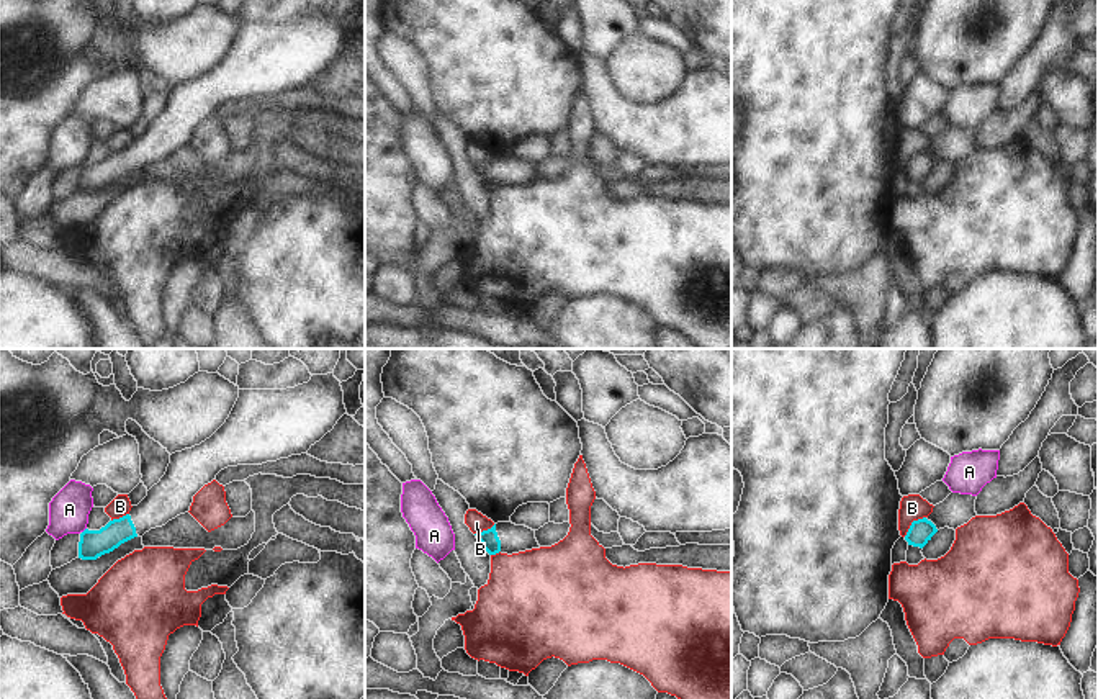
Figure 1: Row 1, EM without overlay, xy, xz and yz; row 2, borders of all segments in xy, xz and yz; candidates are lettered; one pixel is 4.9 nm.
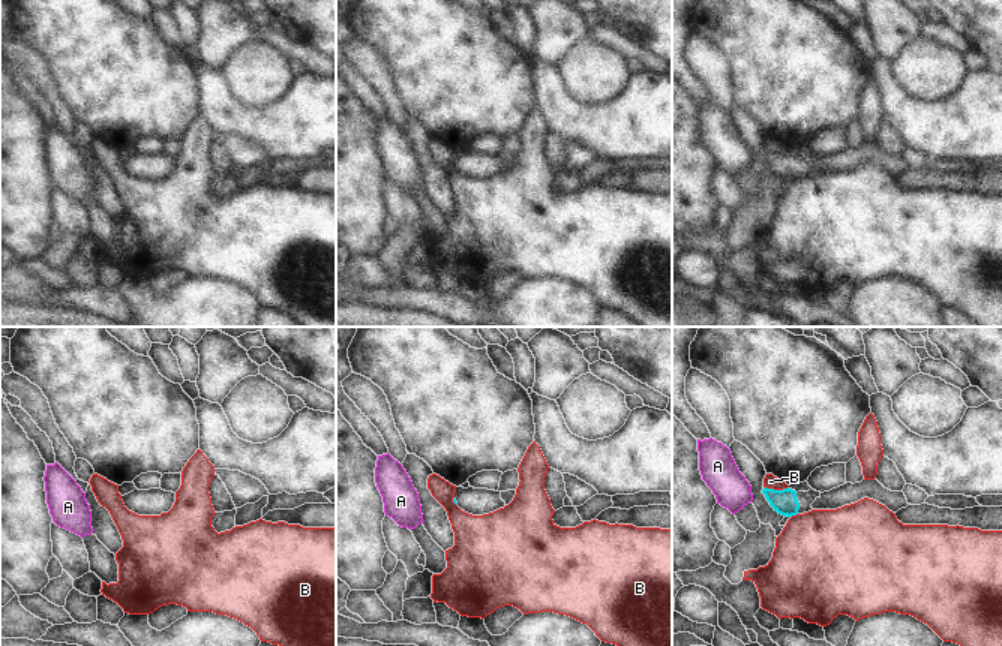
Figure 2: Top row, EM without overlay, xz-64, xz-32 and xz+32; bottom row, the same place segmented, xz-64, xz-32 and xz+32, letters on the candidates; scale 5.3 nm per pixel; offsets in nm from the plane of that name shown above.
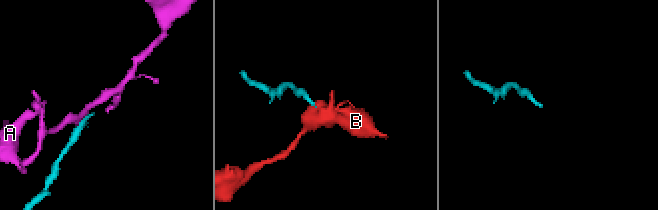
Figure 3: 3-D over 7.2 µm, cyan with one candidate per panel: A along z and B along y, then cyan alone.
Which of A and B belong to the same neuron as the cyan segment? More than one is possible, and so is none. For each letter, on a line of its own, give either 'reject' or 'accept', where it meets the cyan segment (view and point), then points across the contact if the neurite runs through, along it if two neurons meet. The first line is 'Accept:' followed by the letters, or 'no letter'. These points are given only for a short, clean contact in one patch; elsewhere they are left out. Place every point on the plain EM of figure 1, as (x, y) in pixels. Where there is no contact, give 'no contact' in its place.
Accept: no letter
A: reject | xy (84, 164)
B: reject | yz (912, 156) | along yz (925, 149), (913, 154), (904, 169)

